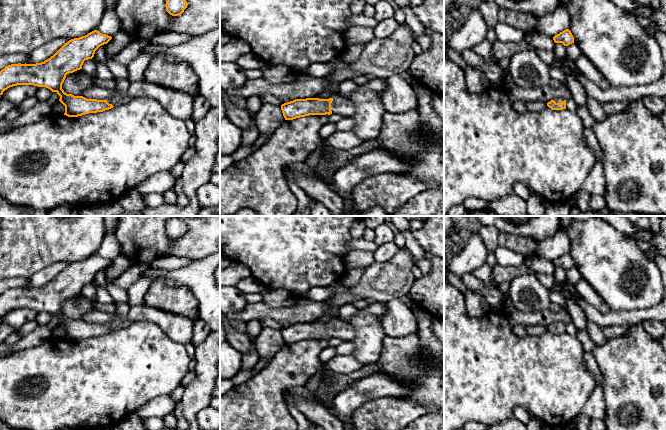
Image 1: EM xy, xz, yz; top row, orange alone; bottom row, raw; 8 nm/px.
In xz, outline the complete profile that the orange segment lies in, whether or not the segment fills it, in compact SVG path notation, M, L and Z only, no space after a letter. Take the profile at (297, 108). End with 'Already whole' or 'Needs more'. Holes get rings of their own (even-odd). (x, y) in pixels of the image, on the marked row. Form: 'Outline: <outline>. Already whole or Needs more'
Outline: M341 95L329 99L306 98L295 99L281 105L285 120L293 120L309 115L340 114L351 117L356 107Z. Needs more

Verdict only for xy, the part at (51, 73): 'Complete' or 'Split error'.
Split error

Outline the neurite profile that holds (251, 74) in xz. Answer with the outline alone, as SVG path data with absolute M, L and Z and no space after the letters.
M244 69L247 80L255 80L262 77L261 69Z

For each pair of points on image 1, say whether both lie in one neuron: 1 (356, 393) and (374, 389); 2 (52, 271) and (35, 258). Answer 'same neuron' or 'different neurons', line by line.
1: same neuron
2: different neurons

